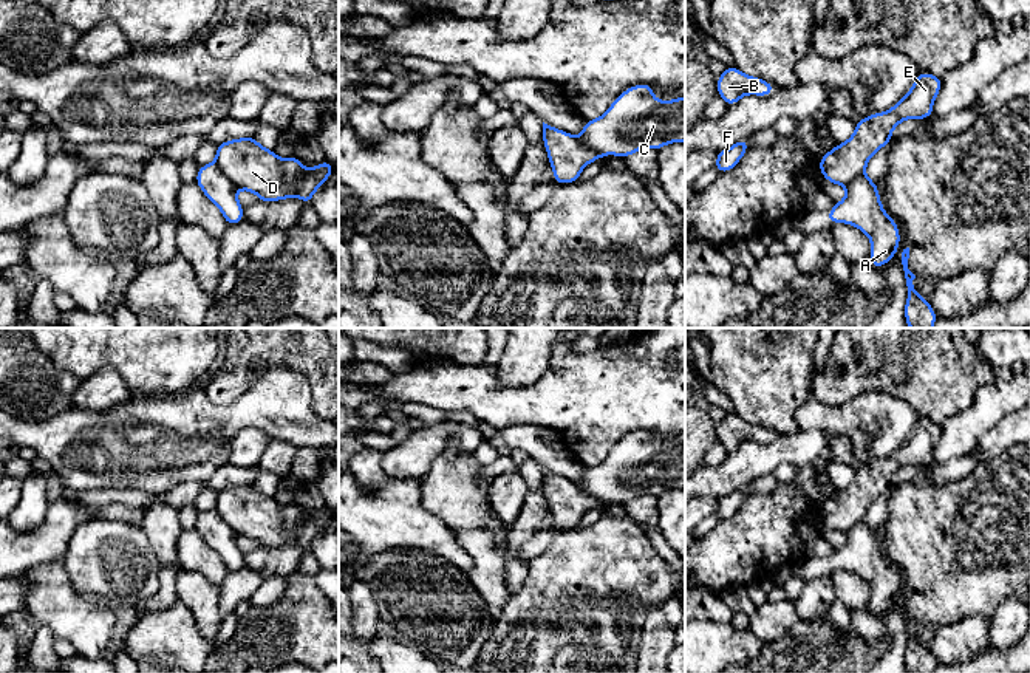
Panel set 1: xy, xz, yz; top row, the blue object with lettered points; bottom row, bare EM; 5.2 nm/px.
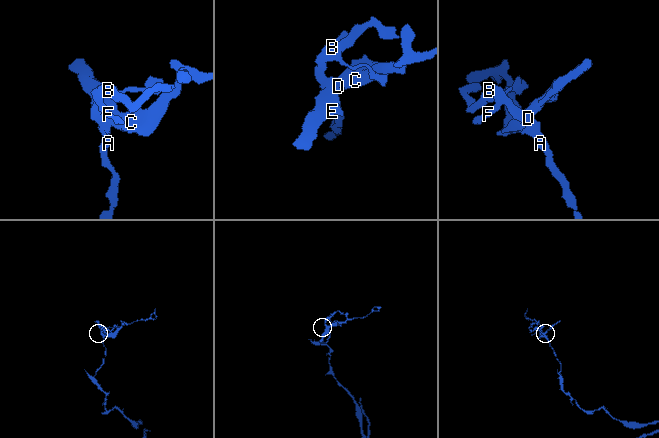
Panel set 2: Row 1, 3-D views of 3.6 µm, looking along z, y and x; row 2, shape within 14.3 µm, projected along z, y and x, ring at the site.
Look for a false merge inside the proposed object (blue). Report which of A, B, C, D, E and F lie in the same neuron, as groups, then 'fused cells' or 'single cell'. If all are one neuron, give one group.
groups A B F / C D E; fused cells

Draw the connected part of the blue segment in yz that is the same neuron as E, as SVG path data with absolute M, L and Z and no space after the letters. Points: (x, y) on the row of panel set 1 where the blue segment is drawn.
M919 73L911 90L892 108L857 121L855 133L824 153L818 162L823 178L846 187L863 175L871 156L891 144L891 133L902 121L926 119L934 114L933 102L940 88L940 77Z

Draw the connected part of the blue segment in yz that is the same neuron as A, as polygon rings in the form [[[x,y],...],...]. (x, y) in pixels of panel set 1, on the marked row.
[[[865,173],[846,186],[846,198],[835,203],[827,220],[858,227],[872,243],[869,263],[874,268],[888,265],[900,244],[897,223],[885,212],[877,184]]]

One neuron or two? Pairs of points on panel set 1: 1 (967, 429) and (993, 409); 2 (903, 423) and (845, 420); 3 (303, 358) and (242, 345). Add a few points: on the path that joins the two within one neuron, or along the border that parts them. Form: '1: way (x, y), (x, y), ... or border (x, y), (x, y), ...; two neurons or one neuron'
1: way (973, 424), (987, 410); one neuron
2: way (890, 413), (886, 410), (859, 420); one neuron
3: way (288, 345), (257, 345); one neuron

